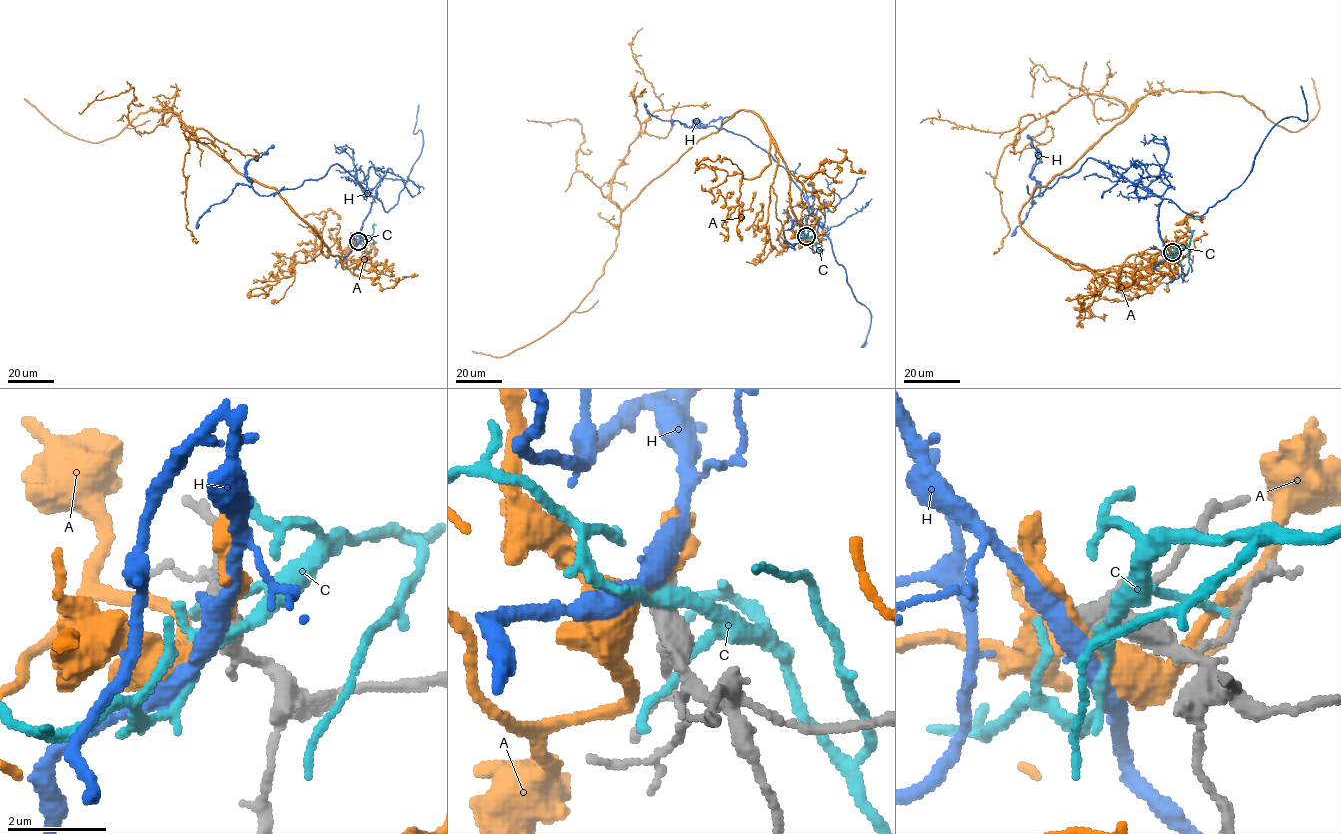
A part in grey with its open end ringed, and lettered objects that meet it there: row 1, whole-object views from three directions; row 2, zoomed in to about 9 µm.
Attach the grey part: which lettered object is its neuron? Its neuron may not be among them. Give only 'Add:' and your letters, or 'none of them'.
Add: none of them

